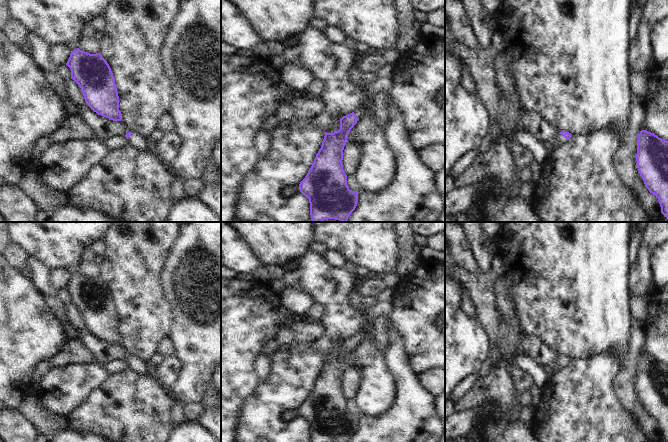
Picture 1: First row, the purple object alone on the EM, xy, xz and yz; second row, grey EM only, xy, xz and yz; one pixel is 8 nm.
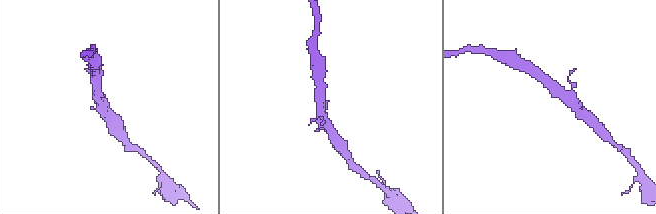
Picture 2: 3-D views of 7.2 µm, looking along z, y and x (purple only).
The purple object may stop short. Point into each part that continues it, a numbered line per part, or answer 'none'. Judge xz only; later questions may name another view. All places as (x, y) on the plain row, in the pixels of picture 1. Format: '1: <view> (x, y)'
1: xz (359, 336)

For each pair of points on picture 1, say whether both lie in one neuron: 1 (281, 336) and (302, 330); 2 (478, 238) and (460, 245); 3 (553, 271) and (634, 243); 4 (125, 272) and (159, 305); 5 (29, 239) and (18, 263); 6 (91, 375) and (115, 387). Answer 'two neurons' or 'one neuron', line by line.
1: one neuron
2: two neurons
3: two neurons
4: one neuron
5: two neurons
6: two neurons

